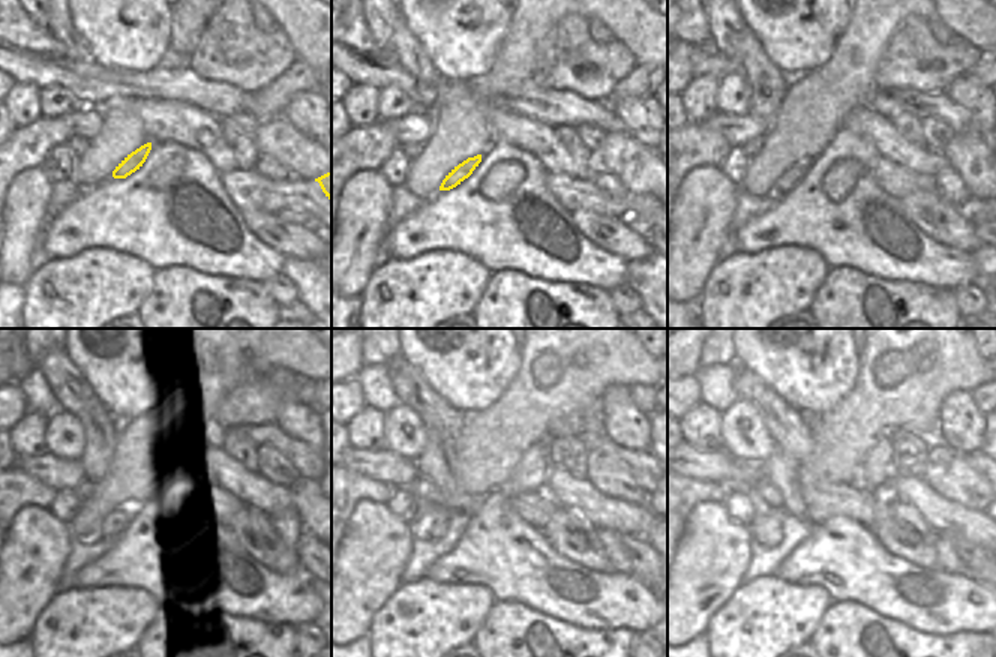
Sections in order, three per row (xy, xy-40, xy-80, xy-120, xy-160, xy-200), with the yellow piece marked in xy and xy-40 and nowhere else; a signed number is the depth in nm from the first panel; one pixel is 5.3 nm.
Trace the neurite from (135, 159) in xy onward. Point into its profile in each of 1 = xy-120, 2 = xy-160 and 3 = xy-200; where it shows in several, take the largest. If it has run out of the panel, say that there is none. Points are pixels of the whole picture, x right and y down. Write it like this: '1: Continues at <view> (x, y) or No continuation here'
1: Continues at xy-120 (114, 524)
2: Continues at xy-160 (438, 528)
3: Continues at xy-200 (767, 531)

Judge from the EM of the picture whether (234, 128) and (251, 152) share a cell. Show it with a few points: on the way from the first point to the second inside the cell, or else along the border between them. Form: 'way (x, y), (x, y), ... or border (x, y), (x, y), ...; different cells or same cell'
way (234, 134), (245, 146); same cell

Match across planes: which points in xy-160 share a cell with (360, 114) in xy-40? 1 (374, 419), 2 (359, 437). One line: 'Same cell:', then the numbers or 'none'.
Same cell: 1, 2

